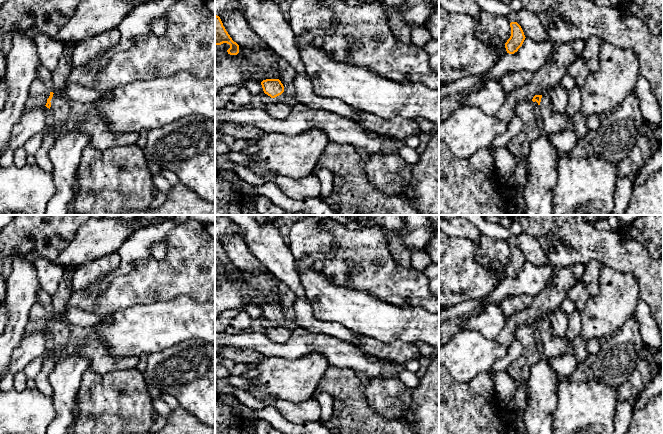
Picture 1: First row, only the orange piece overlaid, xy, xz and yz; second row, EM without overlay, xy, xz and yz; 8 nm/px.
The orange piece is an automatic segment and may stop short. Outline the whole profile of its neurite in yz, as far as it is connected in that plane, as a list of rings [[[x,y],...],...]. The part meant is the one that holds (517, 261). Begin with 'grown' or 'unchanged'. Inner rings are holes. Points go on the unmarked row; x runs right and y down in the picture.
unchanged; [[[511,246],[510,251],[511,260],[505,267],[505,272],[507,277],[514,278],[522,270],[526,261],[521,250],[517,246]]]

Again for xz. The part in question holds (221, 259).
unchanged; [[[215,238],[215,269],[227,267],[230,272],[227,274],[230,279],[237,279],[239,277],[239,269],[232,264],[219,240]]]

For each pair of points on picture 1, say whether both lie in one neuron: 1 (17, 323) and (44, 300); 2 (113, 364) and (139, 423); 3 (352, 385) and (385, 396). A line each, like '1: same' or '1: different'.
1: different
2: different
3: different

